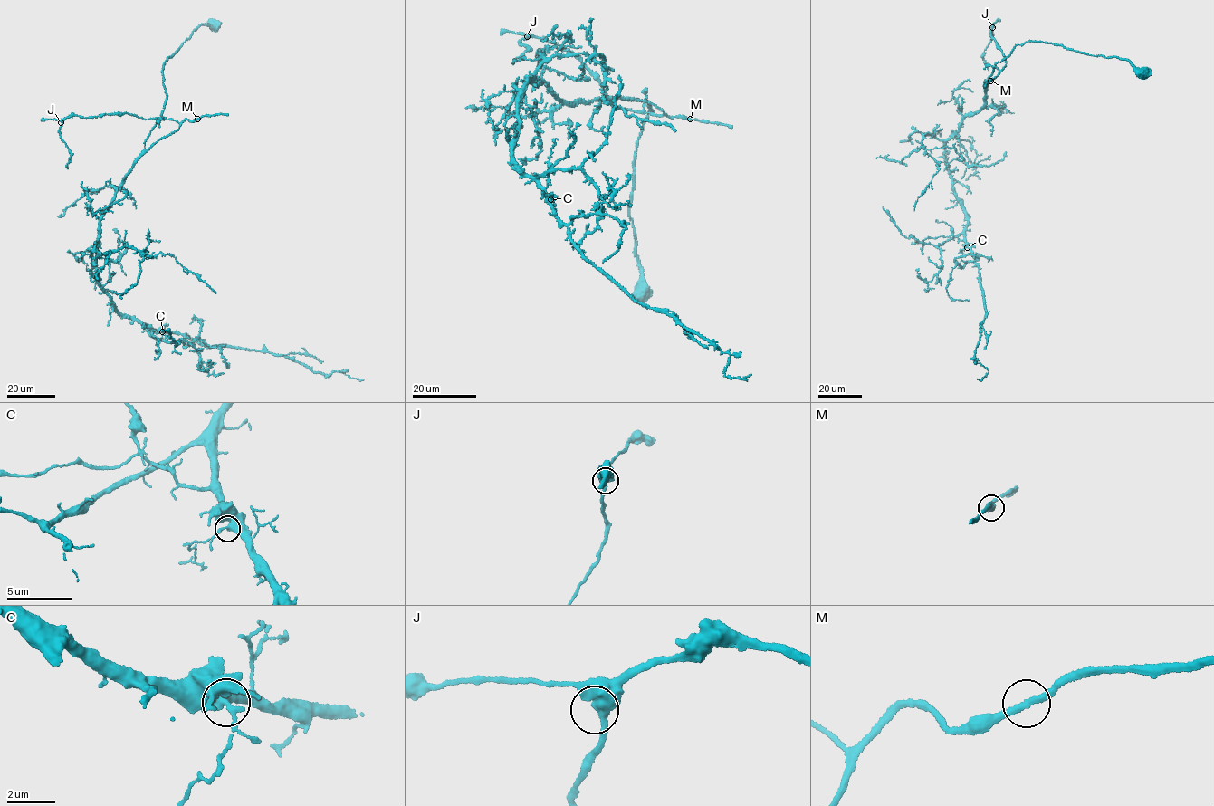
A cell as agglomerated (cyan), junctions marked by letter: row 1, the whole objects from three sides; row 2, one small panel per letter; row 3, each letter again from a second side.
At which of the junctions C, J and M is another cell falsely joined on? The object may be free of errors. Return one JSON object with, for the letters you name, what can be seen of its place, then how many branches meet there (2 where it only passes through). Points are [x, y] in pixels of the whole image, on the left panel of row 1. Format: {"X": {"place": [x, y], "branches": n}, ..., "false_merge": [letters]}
{"false_merge": []}

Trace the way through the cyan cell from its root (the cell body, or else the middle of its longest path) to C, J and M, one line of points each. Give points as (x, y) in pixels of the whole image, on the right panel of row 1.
C: (1145, 74), (1126, 60), (1039, 42), (1017, 44), (995, 63), (984, 107), (945, 144), (967, 247)
J: (1145, 74), (1115, 56), (1030, 41), (1017, 44), (995, 64), (999, 71), (1006, 61), (990, 35), (992, 27)
M: (1145, 74), (1128, 61), (1115, 56), (1087, 54), (1030, 41), (1017, 44), (995, 64), (999, 71), (990, 81)

